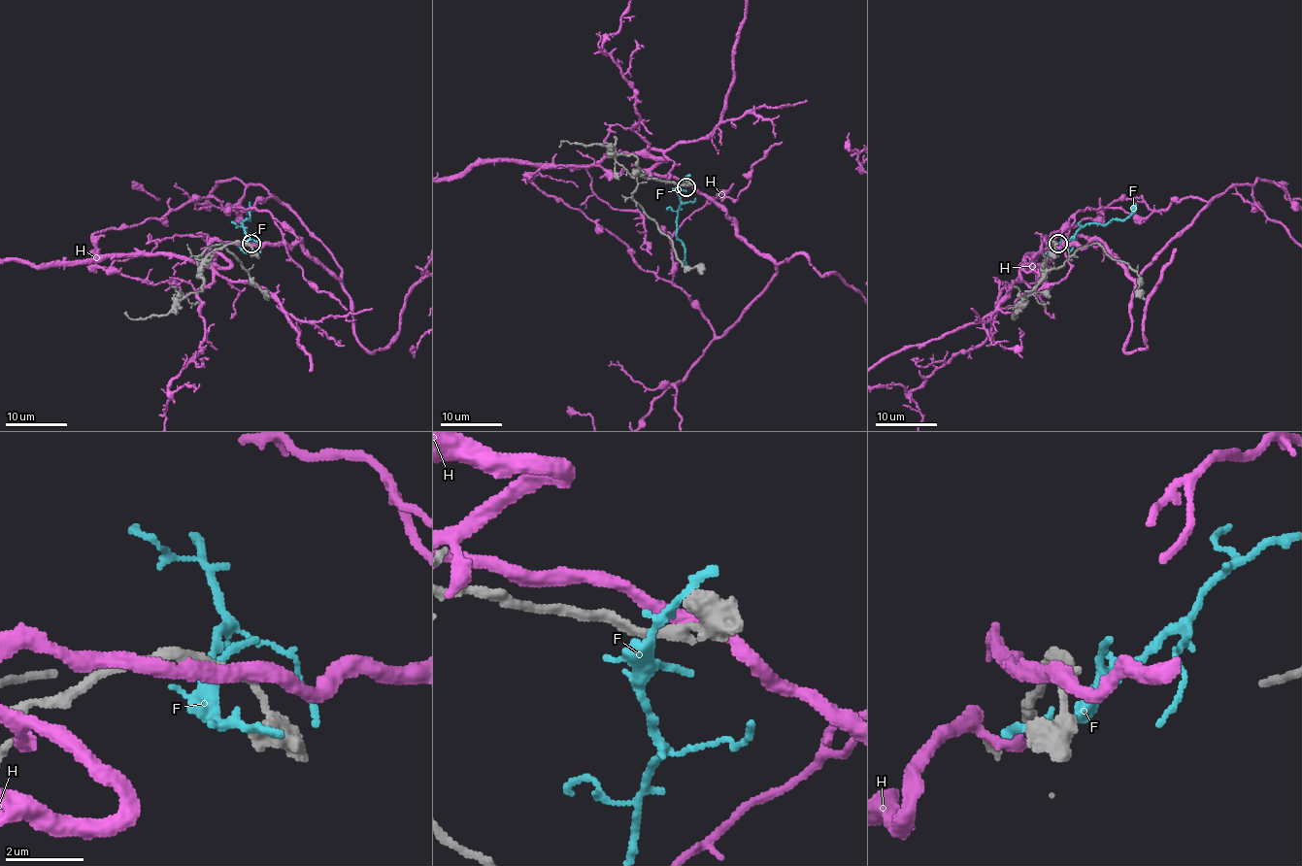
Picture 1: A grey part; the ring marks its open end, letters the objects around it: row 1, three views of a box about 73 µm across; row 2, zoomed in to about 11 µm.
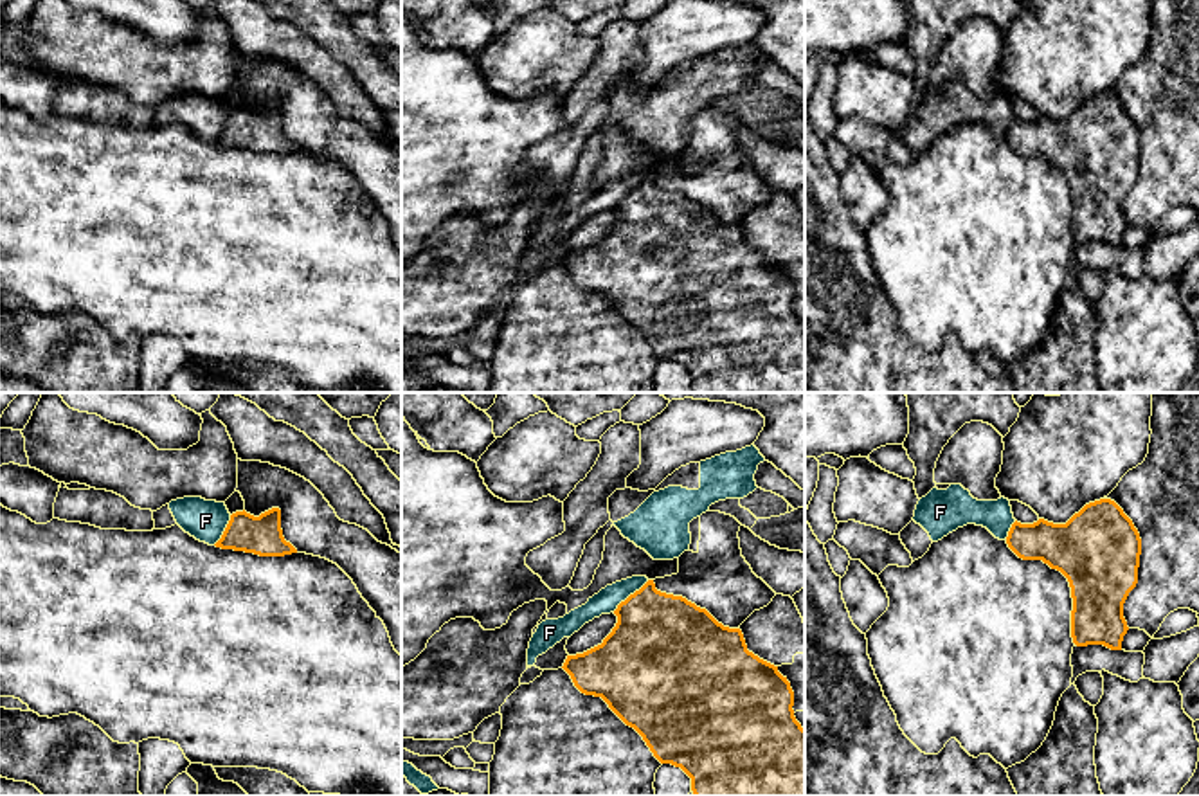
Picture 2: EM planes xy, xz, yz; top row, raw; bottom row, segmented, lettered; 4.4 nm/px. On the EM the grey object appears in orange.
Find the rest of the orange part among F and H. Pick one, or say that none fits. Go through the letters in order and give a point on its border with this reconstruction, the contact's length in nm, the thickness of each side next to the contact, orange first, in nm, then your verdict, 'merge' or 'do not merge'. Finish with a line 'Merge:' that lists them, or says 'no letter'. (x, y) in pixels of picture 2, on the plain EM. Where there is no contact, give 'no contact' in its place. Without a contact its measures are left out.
F: xz (631, 191) | 220 nm | 440/110 nm | do not merge
H: no contact | do not merge
Merge: no letter

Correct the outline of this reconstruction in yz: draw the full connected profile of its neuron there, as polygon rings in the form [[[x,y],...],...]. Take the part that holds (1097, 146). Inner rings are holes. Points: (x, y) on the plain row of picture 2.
[[[1114,97],[1089,99],[1066,121],[1015,117],[1006,140],[1019,155],[1042,157],[1068,175],[1077,243],[1122,247],[1129,227],[1123,200],[1138,180],[1141,135]]]

